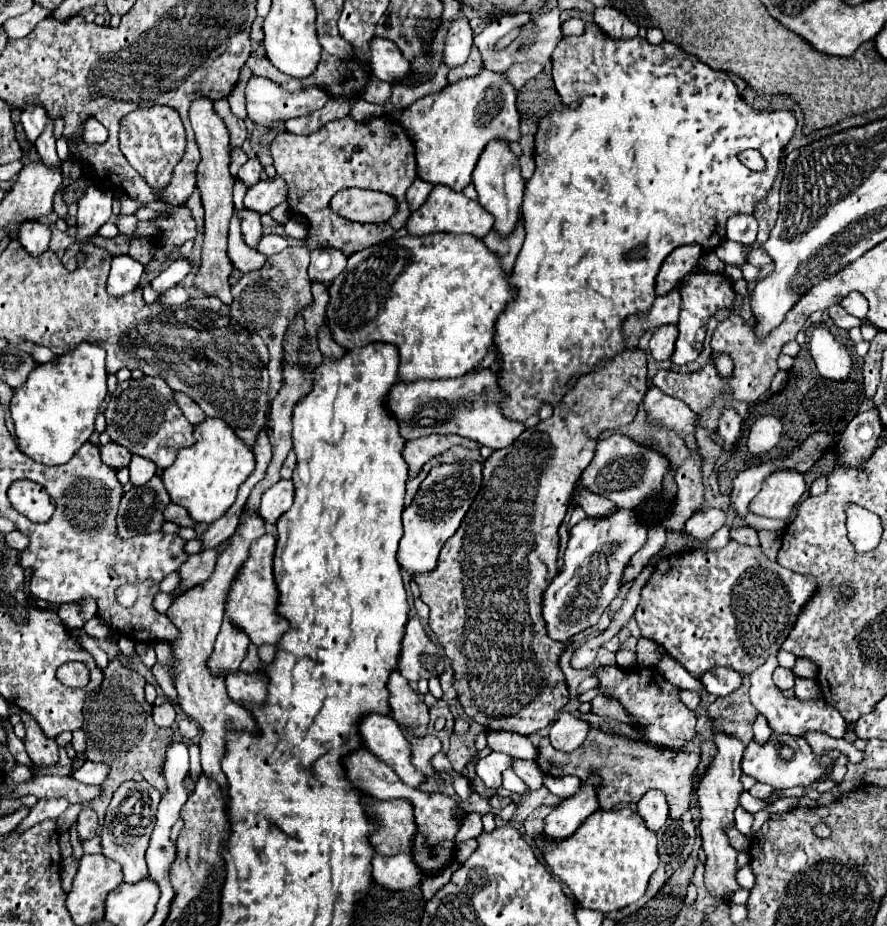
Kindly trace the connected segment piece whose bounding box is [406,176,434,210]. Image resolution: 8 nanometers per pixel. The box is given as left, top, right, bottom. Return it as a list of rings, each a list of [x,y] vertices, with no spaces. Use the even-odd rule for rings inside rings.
[[[416,176],[416,178],[414,178],[412,186],[410,186],[410,188],[408,188],[408,192],[406,192],[406,198],[408,198],[408,202],[410,202],[412,210],[416,210],[416,208],[420,208],[420,204],[424,204],[424,200],[428,198],[428,194],[430,194],[430,190],[432,190],[432,188],[434,188],[434,186],[432,186],[430,182],[422,180],[420,176]]]

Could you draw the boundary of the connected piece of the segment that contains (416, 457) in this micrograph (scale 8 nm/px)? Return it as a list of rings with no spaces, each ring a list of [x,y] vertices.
[[[430,434],[430,436],[424,436],[424,438],[408,440],[406,448],[404,448],[404,458],[410,466],[410,478],[414,478],[418,474],[418,470],[432,456],[438,456],[438,454],[442,454],[444,450],[448,450],[452,446],[462,446],[462,448],[468,448],[468,450],[480,450],[482,448],[480,442],[472,442],[472,440],[460,438],[456,434],[444,434],[444,436]]]

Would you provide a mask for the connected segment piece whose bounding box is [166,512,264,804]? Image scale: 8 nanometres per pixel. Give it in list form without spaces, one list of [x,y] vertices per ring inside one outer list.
[[[242,514],[240,516],[240,524],[236,534],[232,536],[230,546],[224,550],[224,554],[220,554],[218,562],[216,562],[216,570],[212,574],[212,578],[204,584],[194,586],[192,590],[188,590],[188,594],[182,594],[180,598],[174,600],[174,604],[168,608],[166,616],[178,626],[180,630],[180,638],[176,642],[170,642],[176,660],[178,660],[178,680],[176,680],[176,692],[178,692],[178,704],[180,708],[198,722],[198,726],[202,726],[202,736],[200,736],[200,760],[202,760],[202,772],[206,778],[218,782],[220,792],[224,802],[228,804],[230,796],[228,796],[228,780],[222,772],[222,760],[226,758],[226,732],[228,726],[232,726],[232,730],[244,730],[250,734],[260,734],[260,728],[256,726],[256,720],[252,718],[252,714],[246,708],[236,706],[224,688],[224,676],[220,674],[212,674],[212,670],[208,668],[208,658],[212,656],[212,646],[216,642],[216,636],[220,632],[220,624],[222,624],[222,612],[224,612],[224,600],[226,594],[230,590],[230,584],[236,576],[236,572],[240,570],[240,566],[246,562],[248,558],[248,550],[250,544],[254,540],[258,540],[264,534],[264,522],[260,516],[254,514]]]

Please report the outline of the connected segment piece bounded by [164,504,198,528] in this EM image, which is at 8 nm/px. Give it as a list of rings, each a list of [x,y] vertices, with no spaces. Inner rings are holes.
[[[178,504],[168,506],[168,510],[164,512],[164,516],[166,516],[166,520],[172,520],[172,522],[176,522],[180,526],[188,526],[188,528],[196,528],[198,526],[196,520],[188,514],[188,510],[184,506],[178,506]]]

